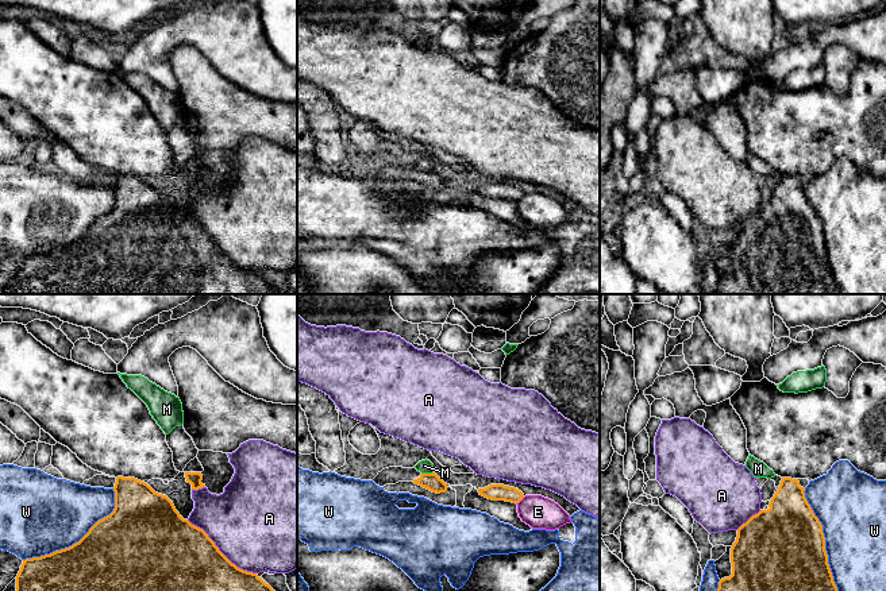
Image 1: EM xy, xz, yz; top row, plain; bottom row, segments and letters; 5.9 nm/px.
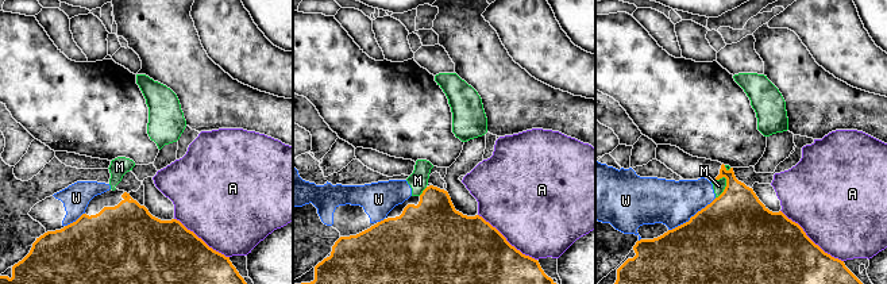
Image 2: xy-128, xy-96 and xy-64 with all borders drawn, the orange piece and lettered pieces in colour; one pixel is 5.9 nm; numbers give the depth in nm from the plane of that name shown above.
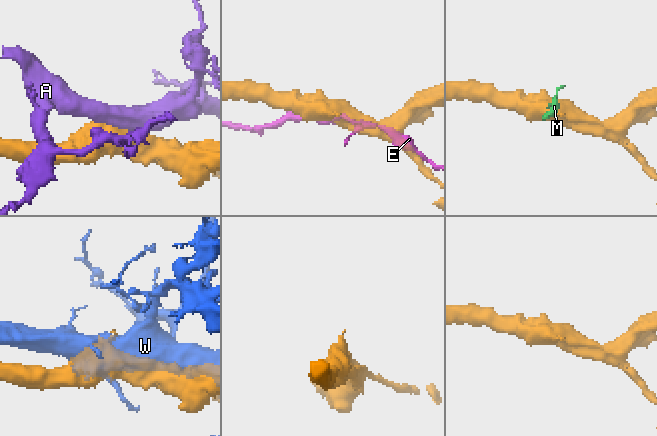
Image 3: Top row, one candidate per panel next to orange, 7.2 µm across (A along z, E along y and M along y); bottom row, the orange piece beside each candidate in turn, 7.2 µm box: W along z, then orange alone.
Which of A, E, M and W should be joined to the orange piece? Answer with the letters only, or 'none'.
none

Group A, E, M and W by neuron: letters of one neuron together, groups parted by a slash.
A / E / M W

